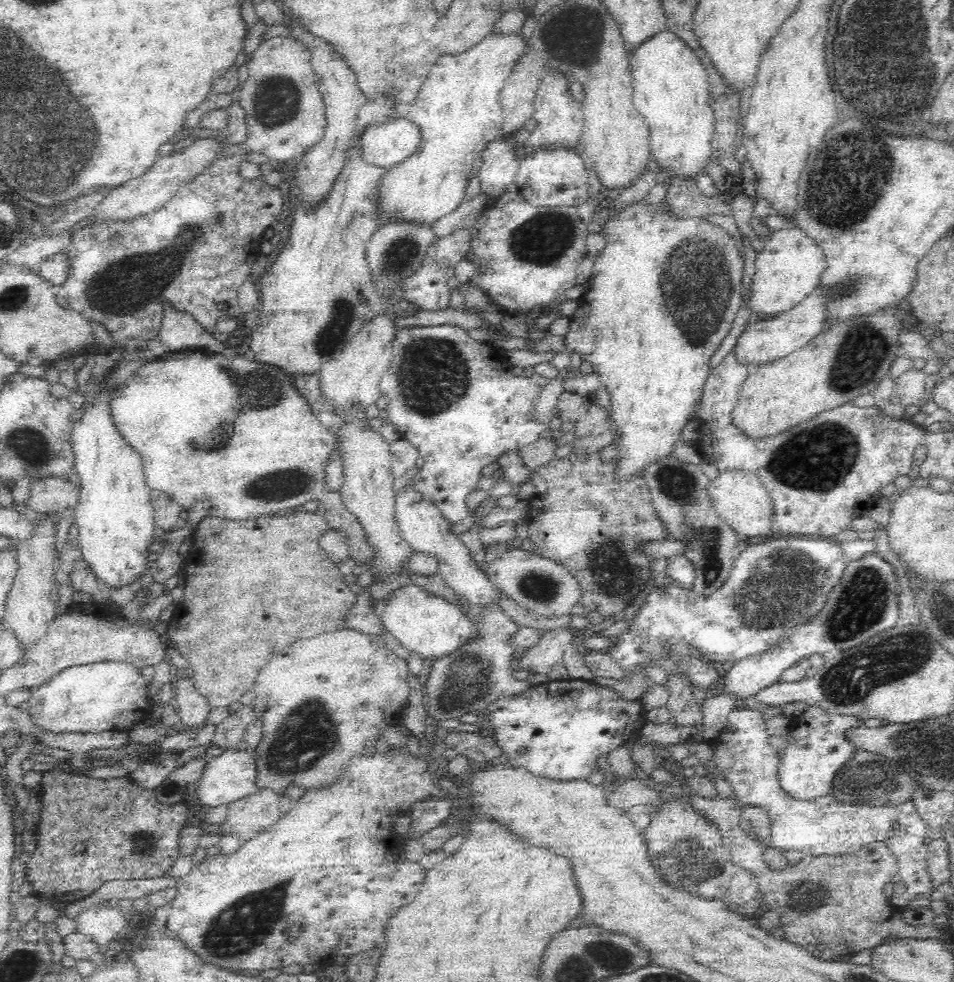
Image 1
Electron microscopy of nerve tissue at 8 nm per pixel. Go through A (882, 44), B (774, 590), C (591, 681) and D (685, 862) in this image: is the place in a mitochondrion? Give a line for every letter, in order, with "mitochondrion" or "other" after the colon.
A: mitochondrion
B: mitochondrion
C: other
D: mitochondrion

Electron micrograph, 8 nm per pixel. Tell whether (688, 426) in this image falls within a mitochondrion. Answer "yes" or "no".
no

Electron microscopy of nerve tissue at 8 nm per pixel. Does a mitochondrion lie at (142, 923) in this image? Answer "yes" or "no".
no

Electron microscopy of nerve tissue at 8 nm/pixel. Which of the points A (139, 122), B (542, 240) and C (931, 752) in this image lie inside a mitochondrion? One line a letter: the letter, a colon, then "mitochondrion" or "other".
A: other
B: mitochondrion
C: mitochondrion

